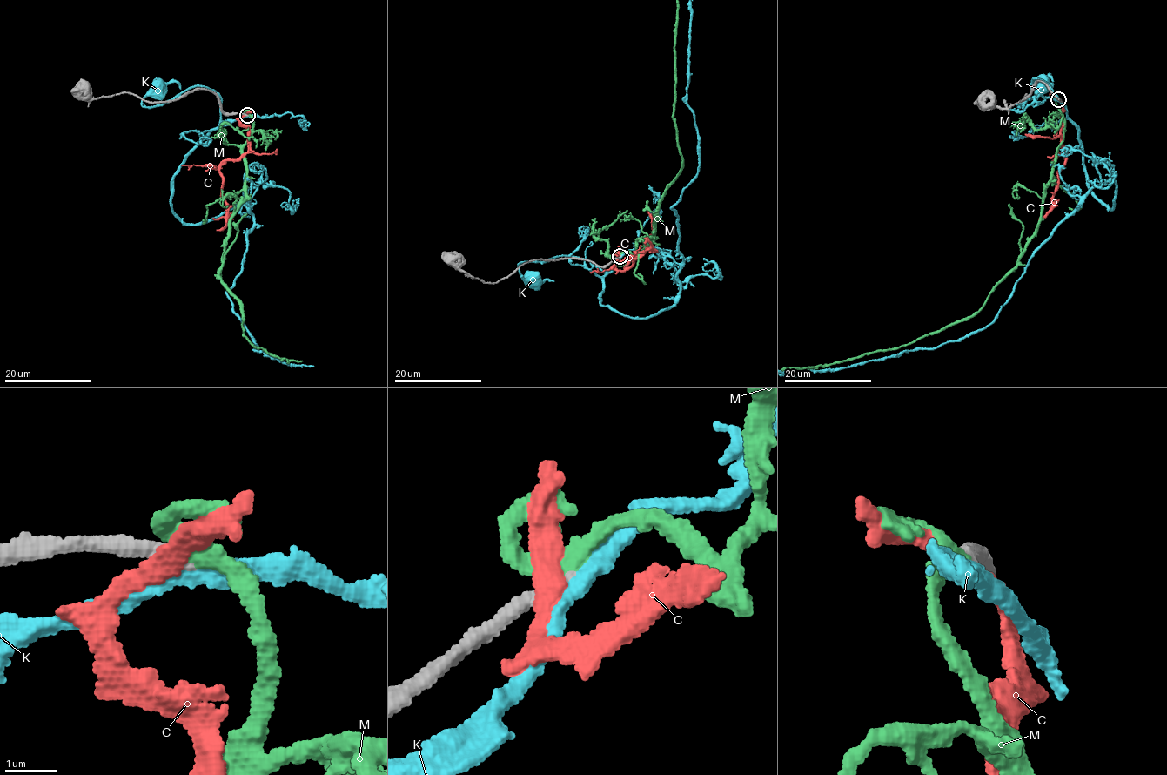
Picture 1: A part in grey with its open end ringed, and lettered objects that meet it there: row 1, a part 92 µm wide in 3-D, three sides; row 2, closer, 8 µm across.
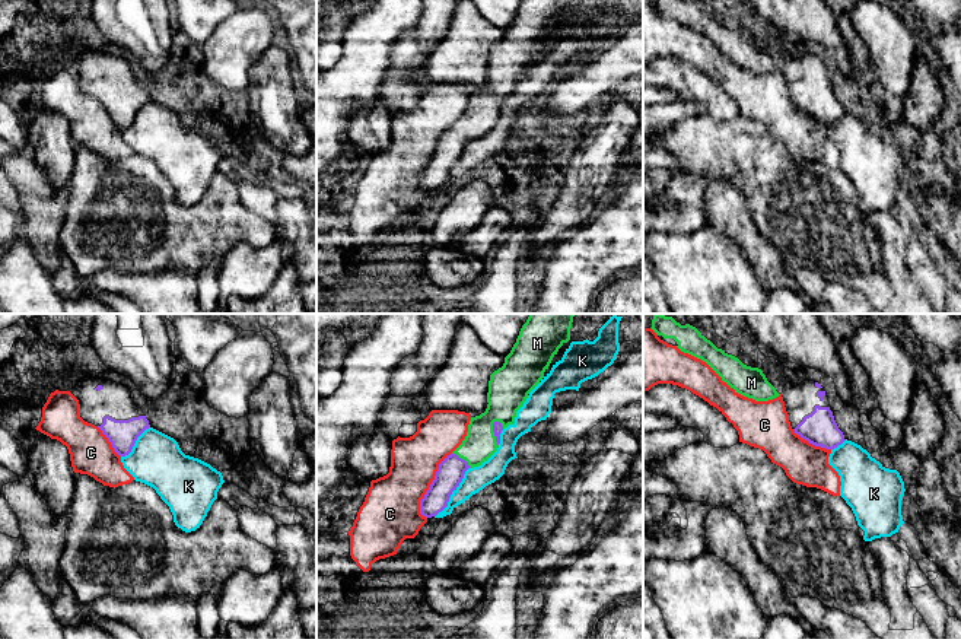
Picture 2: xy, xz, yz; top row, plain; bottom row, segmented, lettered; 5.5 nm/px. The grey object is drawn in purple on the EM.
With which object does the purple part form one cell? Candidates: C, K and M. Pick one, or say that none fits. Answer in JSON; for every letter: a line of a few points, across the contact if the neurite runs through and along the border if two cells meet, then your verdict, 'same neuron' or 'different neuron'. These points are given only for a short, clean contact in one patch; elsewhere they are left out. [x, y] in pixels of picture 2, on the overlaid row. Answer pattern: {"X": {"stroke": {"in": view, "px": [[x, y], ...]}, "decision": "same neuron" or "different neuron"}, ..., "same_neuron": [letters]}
{"C": {"decision": "different neuron"}, "K": {"decision": "different neuron"}, "M": {"decision": "same neuron"}, "same_neuron": ["M"]}

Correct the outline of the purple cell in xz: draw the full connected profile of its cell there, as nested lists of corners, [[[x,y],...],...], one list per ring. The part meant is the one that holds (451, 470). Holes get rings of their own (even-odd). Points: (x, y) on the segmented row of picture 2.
[[[529,314],[503,366],[490,375],[486,411],[471,417],[462,444],[439,464],[435,480],[420,500],[423,516],[442,512],[465,471],[481,465],[497,451],[502,430],[515,425],[516,411],[544,378],[559,349],[570,340],[573,317]]]

